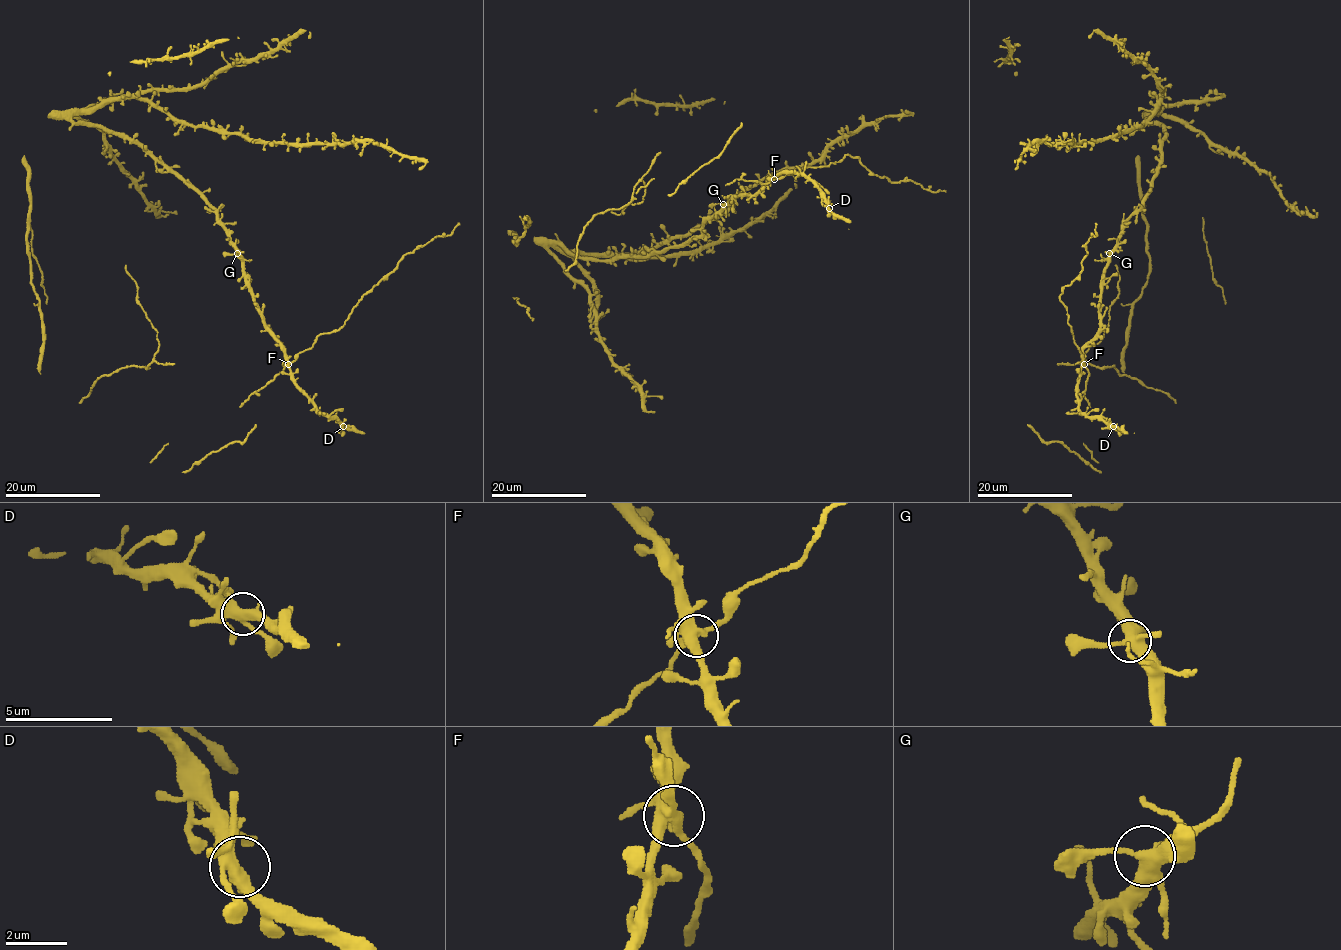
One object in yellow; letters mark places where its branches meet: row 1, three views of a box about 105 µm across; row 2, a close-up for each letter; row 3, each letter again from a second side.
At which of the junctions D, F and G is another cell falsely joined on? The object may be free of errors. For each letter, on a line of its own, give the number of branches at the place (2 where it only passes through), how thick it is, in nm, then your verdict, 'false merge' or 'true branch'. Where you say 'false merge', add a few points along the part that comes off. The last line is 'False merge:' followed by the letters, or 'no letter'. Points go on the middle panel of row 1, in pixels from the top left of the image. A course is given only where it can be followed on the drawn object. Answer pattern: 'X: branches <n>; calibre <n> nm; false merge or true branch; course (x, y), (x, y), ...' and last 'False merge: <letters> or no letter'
D: branches 5; calibre 400 nm; true branch
F: branches 6; calibre 440 nm; true branch
G: branches 5; calibre 400 nm; true branch
False merge: no letter

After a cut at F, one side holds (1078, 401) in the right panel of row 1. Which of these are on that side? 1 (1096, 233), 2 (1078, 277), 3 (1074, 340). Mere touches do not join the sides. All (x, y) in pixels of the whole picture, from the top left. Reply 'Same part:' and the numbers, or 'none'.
Same part: none

